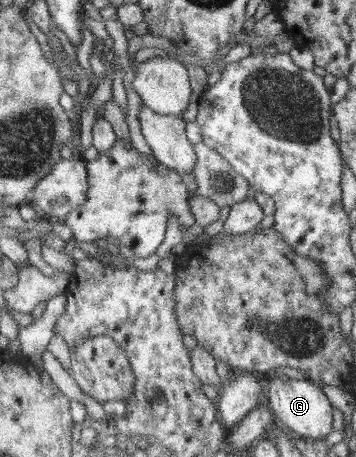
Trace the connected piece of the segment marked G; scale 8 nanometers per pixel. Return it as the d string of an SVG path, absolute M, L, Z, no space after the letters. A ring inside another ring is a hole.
M278 373L268 383L268 399L266 401L272 405L277 423L290 431L291 434L318 440L326 437L332 431L332 411L334 407L315 382L284 379Z

